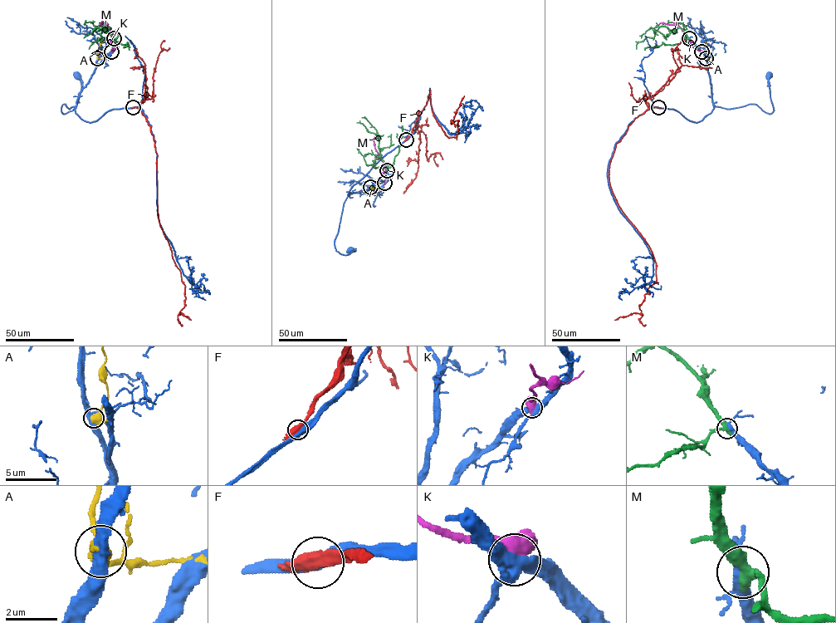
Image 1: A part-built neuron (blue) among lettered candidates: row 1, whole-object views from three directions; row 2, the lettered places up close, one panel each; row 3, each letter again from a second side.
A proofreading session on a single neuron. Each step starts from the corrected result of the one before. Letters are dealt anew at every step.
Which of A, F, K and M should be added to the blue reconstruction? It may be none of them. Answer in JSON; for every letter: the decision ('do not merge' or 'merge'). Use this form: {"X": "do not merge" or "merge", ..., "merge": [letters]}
{"A": "do not merge", "F": "do not merge", "K": "do not merge", "M": "merge", "merge": ["M"]}

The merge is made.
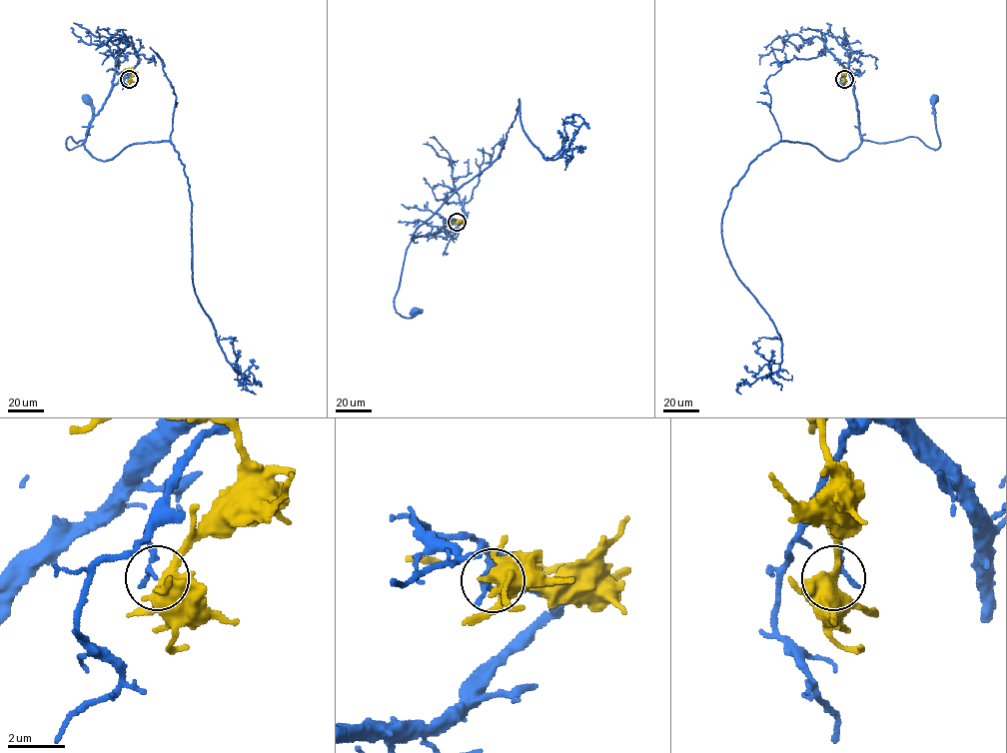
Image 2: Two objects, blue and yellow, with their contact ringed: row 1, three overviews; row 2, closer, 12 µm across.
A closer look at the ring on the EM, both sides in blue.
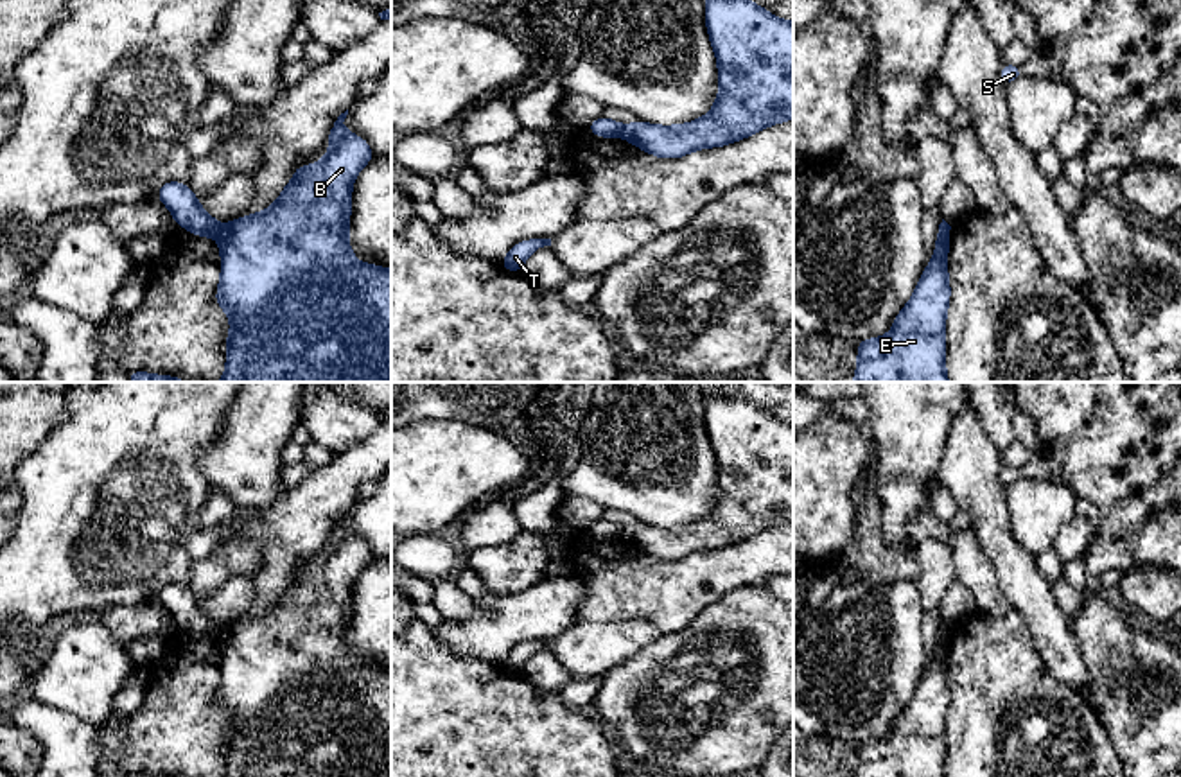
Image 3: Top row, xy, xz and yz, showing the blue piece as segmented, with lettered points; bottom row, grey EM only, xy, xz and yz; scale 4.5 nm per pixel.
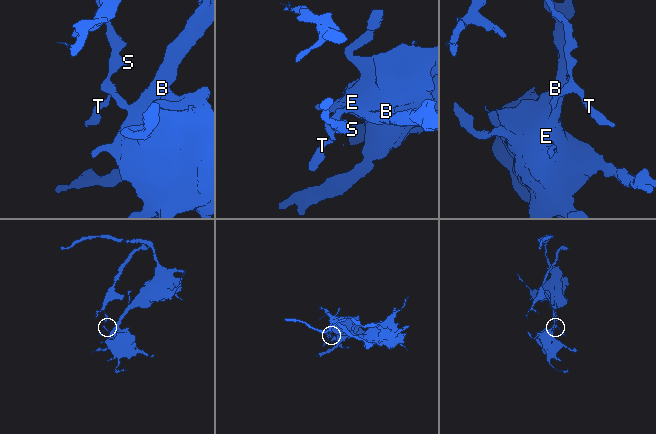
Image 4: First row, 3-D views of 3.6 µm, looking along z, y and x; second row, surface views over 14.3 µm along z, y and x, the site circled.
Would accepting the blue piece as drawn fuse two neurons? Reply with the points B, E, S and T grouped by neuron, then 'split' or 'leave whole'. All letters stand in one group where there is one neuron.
groups B E / S T; split

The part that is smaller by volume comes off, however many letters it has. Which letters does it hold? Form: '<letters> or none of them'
S, T

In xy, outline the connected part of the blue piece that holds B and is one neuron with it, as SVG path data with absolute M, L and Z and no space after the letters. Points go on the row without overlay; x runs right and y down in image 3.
M348 511L334 524L327 540L330 553L318 565L311 569L300 565L293 581L269 610L226 624L217 637L221 653L221 680L215 694L215 705L228 716L232 725L226 739L224 777L391 777L391 671L361 666L352 655L348 644L352 587L361 571L372 563L375 556L364 540L343 529L346 517Z

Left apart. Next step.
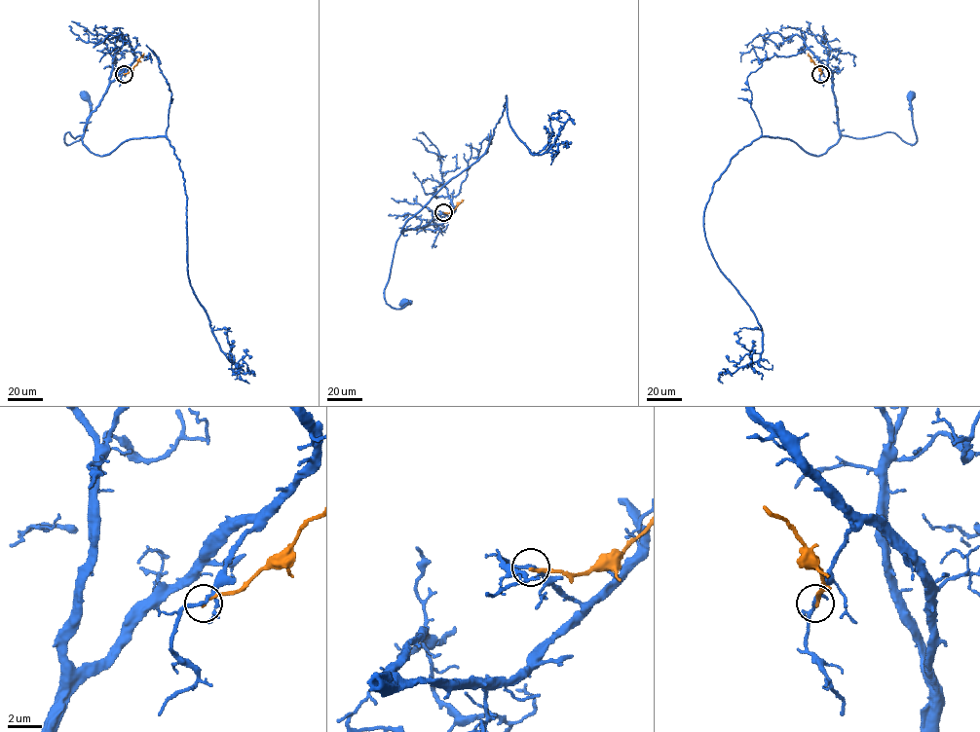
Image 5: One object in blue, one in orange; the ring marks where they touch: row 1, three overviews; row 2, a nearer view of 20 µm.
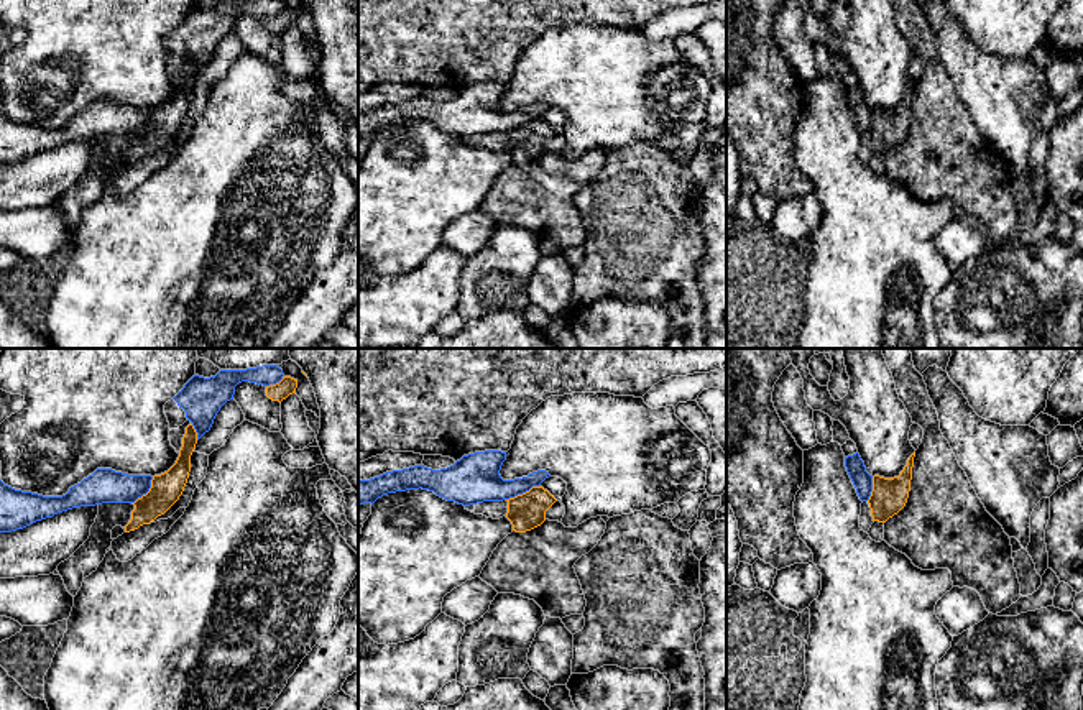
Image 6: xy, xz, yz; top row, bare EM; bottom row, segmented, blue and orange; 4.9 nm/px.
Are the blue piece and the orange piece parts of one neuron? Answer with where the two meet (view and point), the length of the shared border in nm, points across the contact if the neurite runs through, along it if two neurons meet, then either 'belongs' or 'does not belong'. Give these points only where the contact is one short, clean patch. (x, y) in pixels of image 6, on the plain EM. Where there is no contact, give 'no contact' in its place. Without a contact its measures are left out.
meets blue in xz at (521, 125); contact 180 nm long; does not belong

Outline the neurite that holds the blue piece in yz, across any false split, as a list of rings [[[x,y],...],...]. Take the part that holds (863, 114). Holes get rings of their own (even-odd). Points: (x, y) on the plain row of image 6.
[[[859,85],[845,89],[846,104],[856,120],[861,133],[868,133],[873,123],[873,107],[866,104],[864,94]]]

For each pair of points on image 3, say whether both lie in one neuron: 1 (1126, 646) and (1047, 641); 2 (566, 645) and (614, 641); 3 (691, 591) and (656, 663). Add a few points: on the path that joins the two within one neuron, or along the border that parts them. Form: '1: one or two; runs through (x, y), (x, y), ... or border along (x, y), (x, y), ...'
1: two; border along (1068, 618), (1088, 673), (1088, 684)
2: one; runs through (578, 646), (602, 645)
3: two; border along (704, 609), (682, 628), (661, 636)

